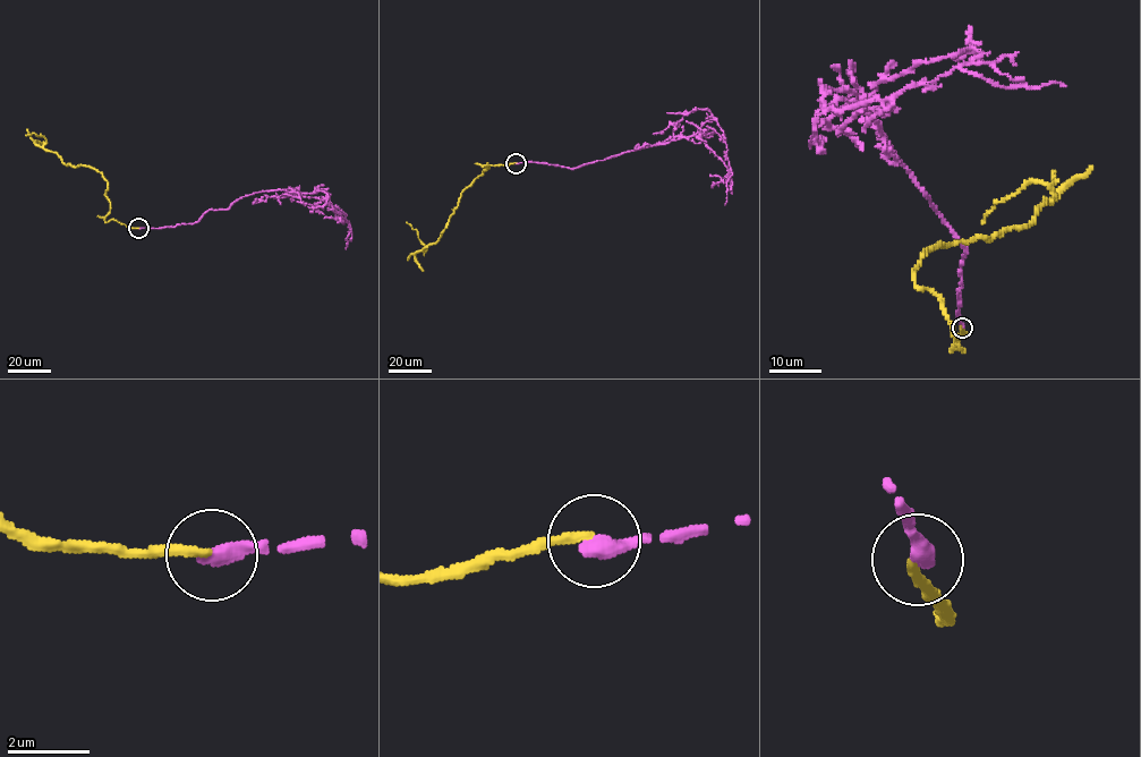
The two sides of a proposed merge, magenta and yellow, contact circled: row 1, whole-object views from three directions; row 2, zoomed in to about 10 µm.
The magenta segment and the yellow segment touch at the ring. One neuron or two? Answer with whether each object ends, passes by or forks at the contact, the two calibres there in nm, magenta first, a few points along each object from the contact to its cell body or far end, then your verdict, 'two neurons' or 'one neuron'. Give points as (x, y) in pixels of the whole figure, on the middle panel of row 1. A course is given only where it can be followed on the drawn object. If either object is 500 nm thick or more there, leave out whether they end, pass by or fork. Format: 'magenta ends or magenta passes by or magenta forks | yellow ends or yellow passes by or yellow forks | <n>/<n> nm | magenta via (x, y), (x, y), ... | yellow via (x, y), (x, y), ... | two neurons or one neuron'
magenta ends | yellow ends | 440/240 nm | magenta via (516, 163), (573, 168), (675, 137), (692, 136), (711, 116), (724, 134), (732, 175), (725, 205) | yellow via (516, 163), (483, 166), (488, 168), (487, 163), (466, 187), (441, 237), (425, 251), (406, 221) | one neuron

